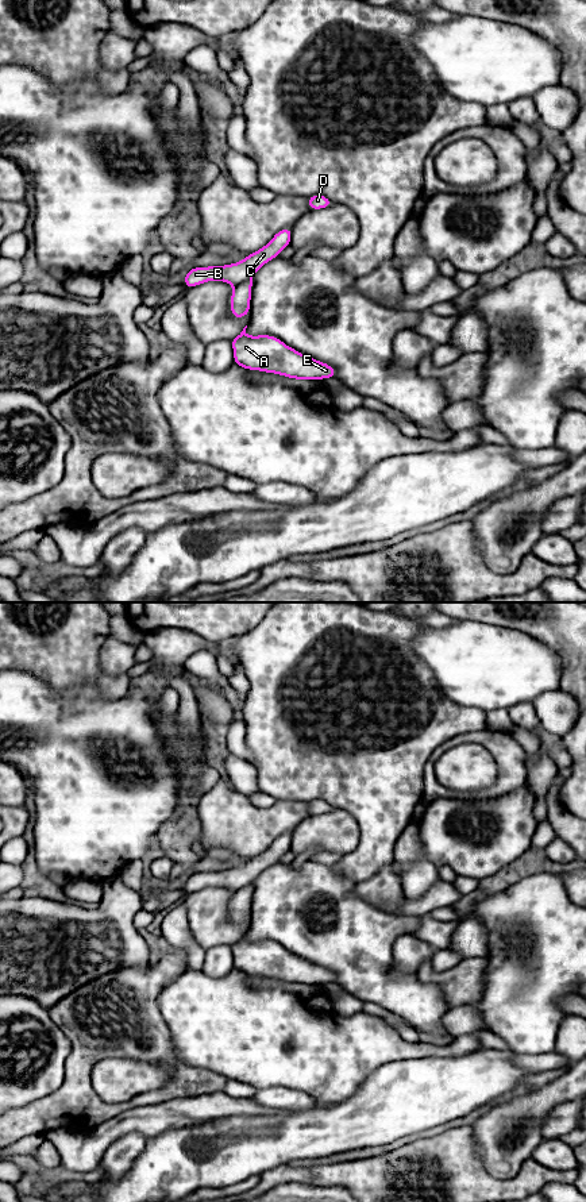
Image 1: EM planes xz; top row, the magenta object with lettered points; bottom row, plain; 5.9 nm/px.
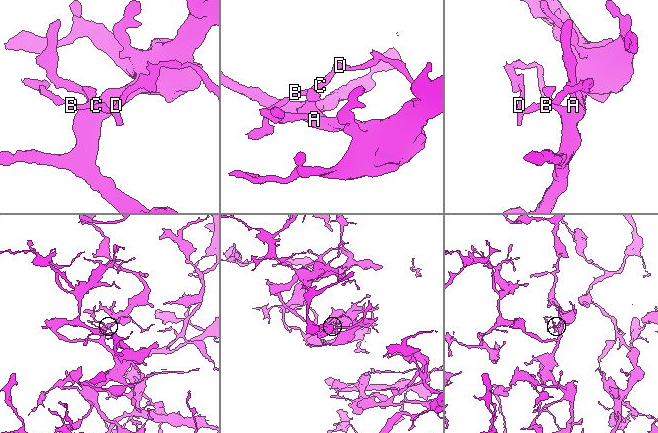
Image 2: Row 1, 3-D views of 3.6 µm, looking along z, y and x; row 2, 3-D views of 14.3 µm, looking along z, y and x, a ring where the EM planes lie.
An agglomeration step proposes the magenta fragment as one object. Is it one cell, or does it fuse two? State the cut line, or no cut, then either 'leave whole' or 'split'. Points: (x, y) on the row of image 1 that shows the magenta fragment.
xz (250, 277), (235, 286) | split

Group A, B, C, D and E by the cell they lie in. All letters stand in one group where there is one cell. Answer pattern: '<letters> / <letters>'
A E / B C D

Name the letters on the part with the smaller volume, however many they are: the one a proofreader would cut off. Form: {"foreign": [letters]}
{"foreign": ["B", "C", "D"]}

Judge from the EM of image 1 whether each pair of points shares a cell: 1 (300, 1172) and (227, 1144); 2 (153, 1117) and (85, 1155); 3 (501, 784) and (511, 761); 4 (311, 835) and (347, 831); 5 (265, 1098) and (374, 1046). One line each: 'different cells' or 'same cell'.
1: different cells
2: same cell
3: same cell
4: same cell
5: different cells

